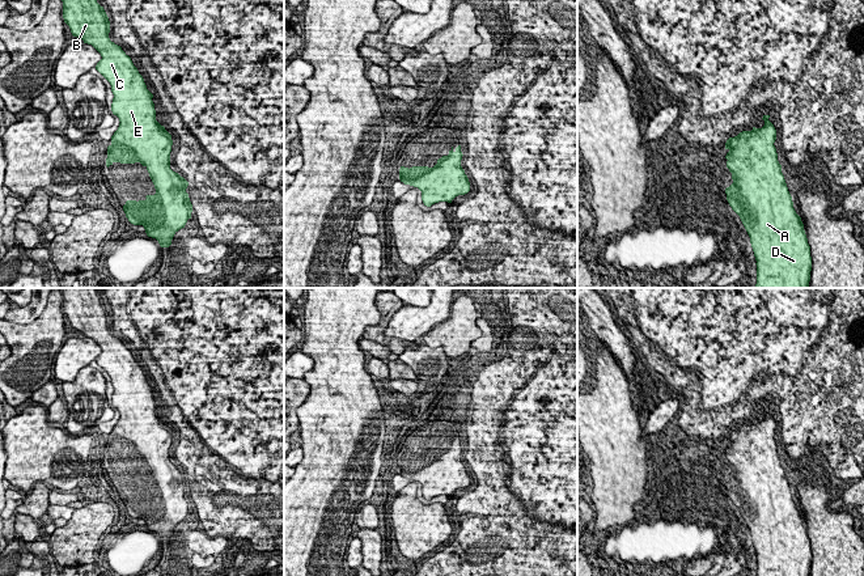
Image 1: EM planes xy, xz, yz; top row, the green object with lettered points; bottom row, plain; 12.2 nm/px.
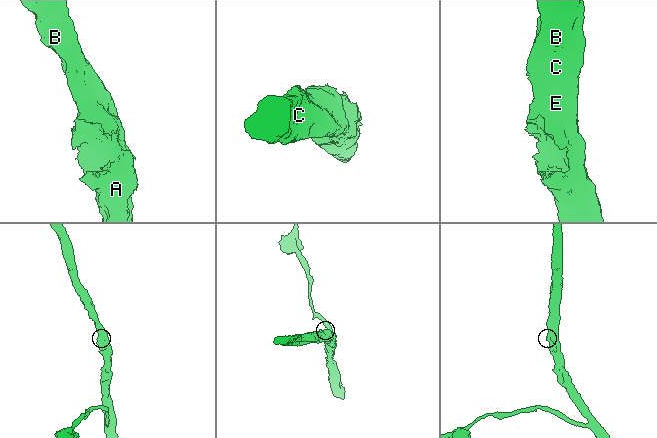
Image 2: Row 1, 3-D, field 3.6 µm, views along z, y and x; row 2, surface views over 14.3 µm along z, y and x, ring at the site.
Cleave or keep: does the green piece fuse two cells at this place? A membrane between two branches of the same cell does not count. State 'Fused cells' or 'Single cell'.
Single cell

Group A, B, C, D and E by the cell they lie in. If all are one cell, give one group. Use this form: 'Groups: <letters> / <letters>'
Groups: A B C D E

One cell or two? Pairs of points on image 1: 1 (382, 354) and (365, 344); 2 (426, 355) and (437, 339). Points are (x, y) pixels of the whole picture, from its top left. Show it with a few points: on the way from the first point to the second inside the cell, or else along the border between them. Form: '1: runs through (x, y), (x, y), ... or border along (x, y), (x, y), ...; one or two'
1: runs through (378, 351), (369, 347); one
2: border along (426, 343), (431, 347), (441, 347), (448, 359); two

